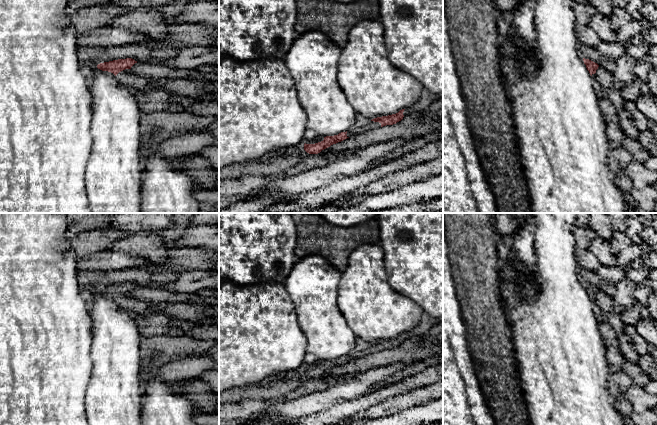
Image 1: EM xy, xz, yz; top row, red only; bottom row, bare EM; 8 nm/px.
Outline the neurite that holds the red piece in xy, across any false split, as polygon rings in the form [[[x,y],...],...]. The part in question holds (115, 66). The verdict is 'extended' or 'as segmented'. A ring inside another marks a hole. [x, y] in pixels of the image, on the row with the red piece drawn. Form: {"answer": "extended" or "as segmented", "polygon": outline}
{"answer": "extended", "polygon": [[[132,58],[118,59],[100,63],[97,65],[97,68],[113,73],[119,83],[126,85],[133,91],[144,91],[145,88],[149,87],[152,79],[130,73],[128,70],[131,69],[135,63],[137,63],[137,61]]]}

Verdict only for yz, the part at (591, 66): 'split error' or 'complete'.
split error

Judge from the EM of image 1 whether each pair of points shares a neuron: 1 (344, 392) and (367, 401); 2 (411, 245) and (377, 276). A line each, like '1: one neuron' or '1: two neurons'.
1: two neurons
2: two neurons

